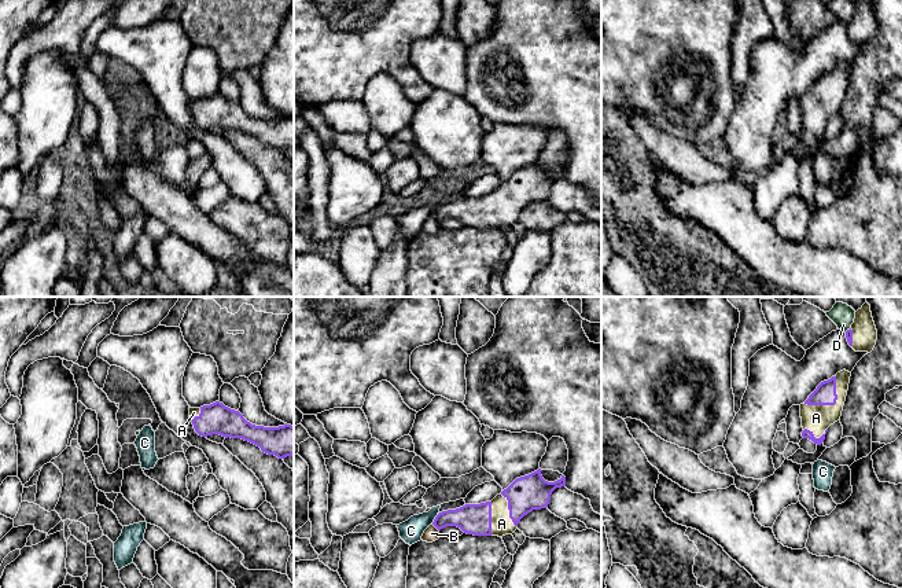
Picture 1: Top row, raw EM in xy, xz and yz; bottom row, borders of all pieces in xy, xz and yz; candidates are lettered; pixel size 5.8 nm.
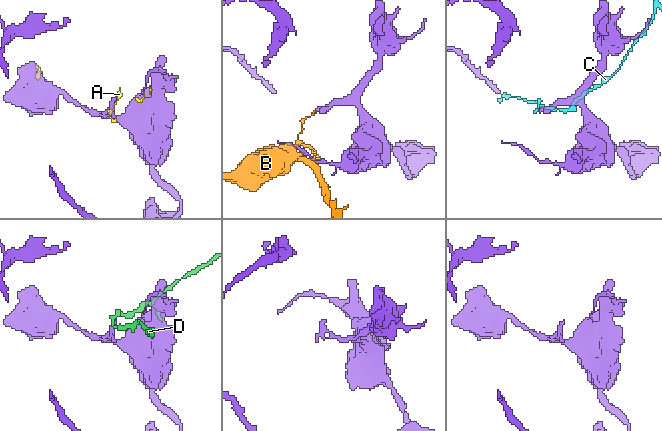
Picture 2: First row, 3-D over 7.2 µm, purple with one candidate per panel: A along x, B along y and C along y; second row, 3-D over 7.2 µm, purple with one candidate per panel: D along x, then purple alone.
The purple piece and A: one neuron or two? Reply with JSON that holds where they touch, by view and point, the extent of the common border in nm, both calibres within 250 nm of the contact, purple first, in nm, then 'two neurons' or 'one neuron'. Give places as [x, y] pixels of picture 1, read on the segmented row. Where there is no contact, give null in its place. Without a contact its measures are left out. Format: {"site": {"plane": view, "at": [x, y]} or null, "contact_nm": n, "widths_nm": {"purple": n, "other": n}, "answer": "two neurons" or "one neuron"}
{"site": {"plane": "yz", "at": [832, 404]}, "contact_nm": 260, "widths_nm": {"purple": 130, "other": 160}, "answer": "one neuron"}

